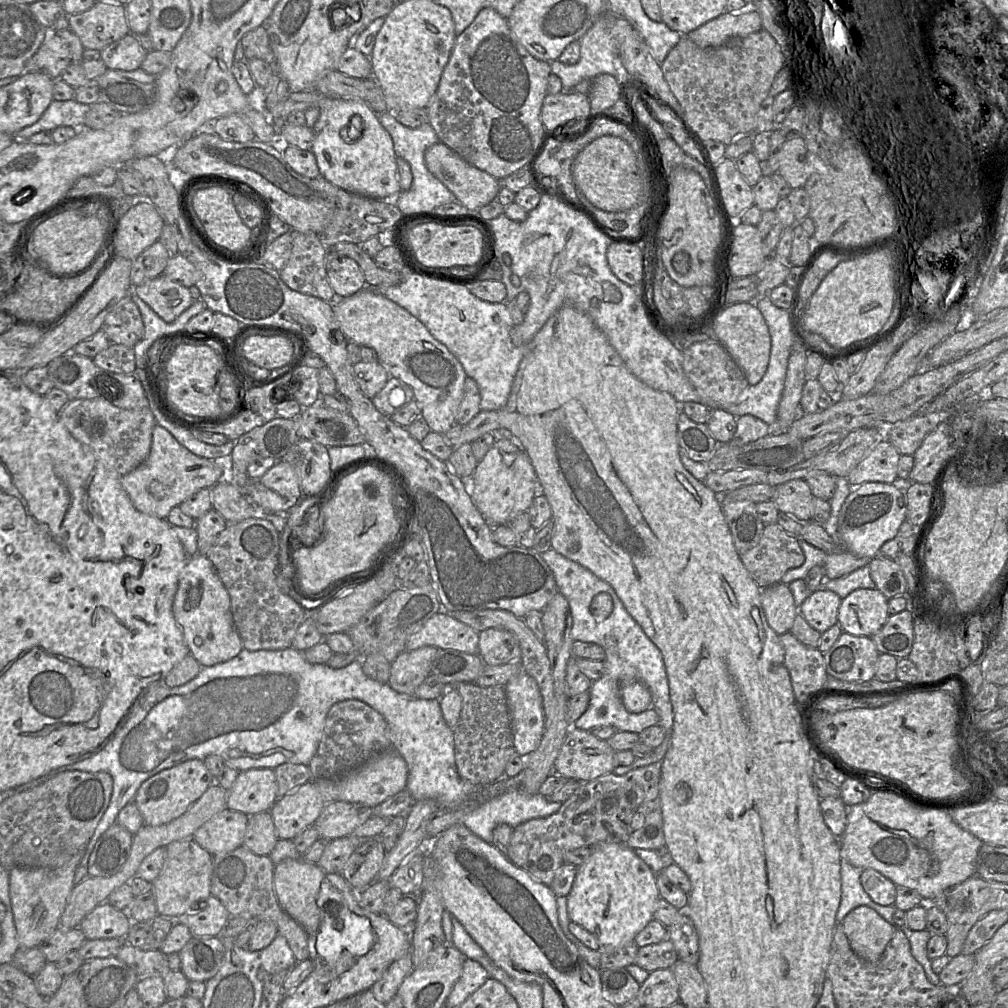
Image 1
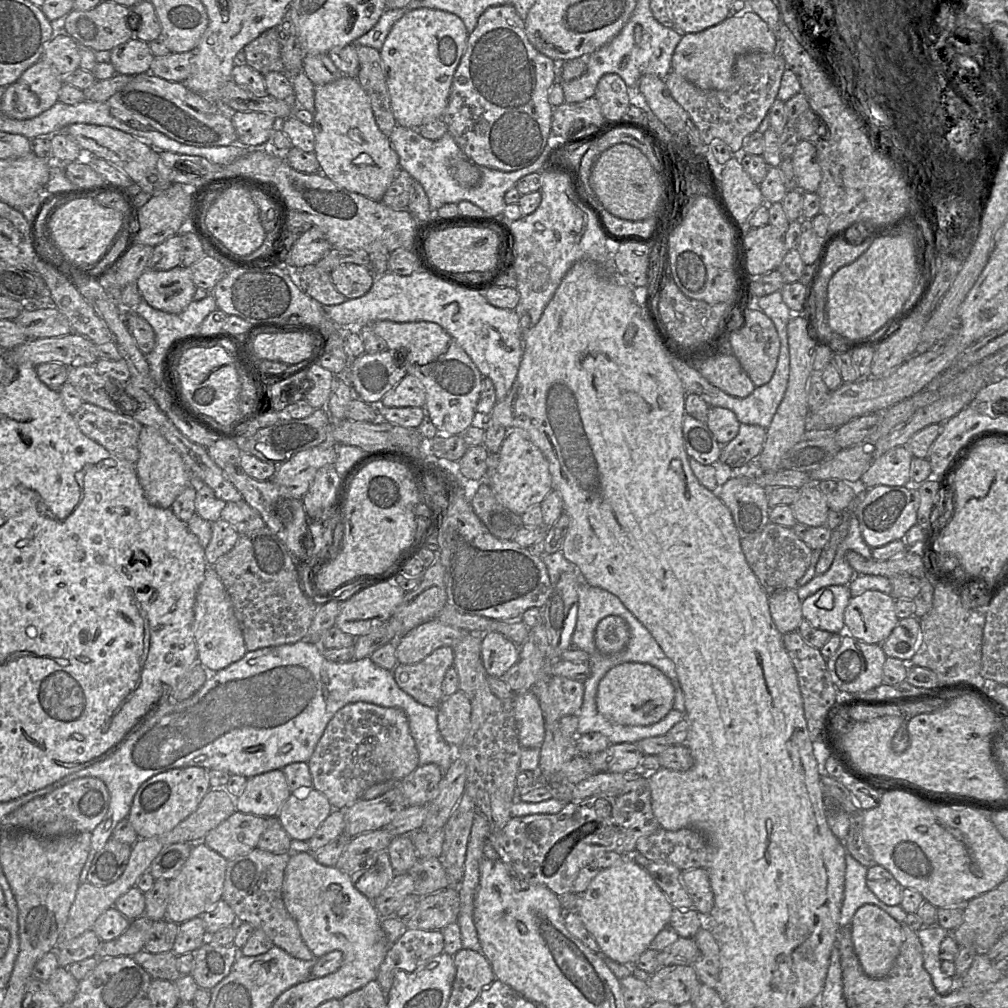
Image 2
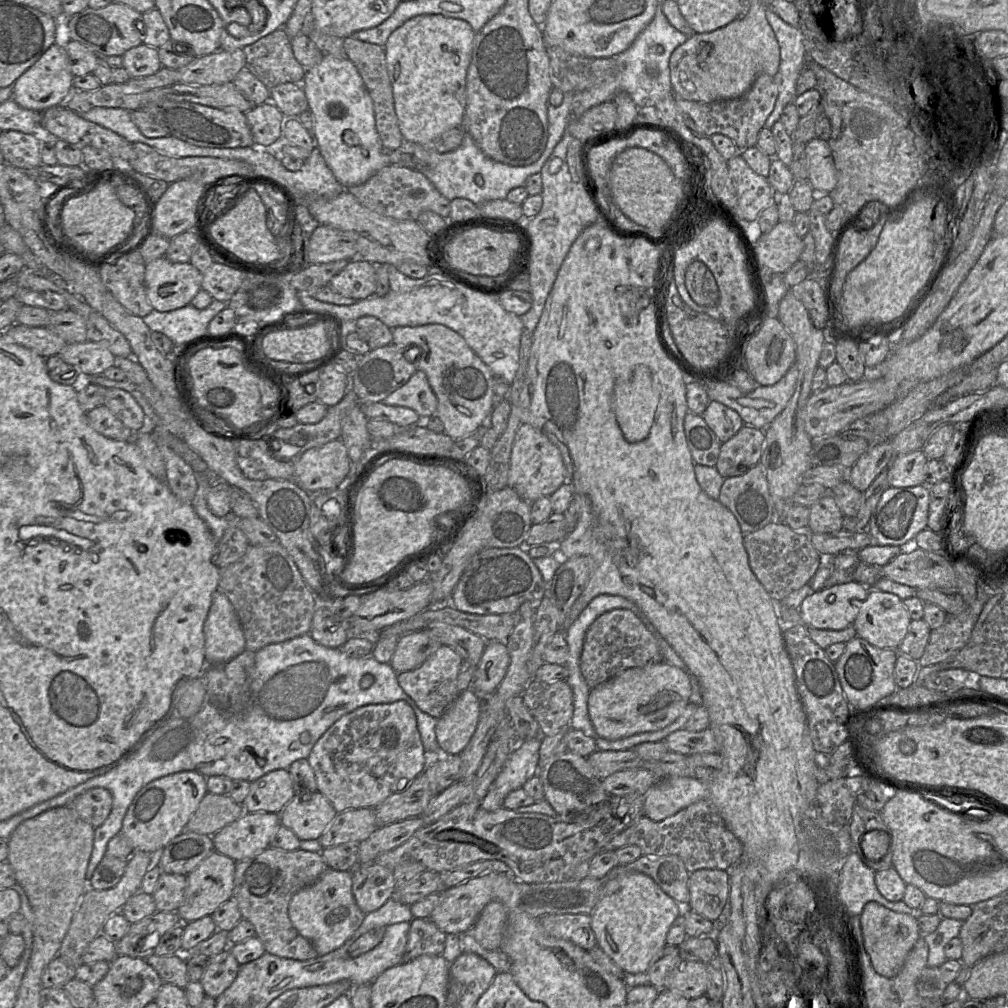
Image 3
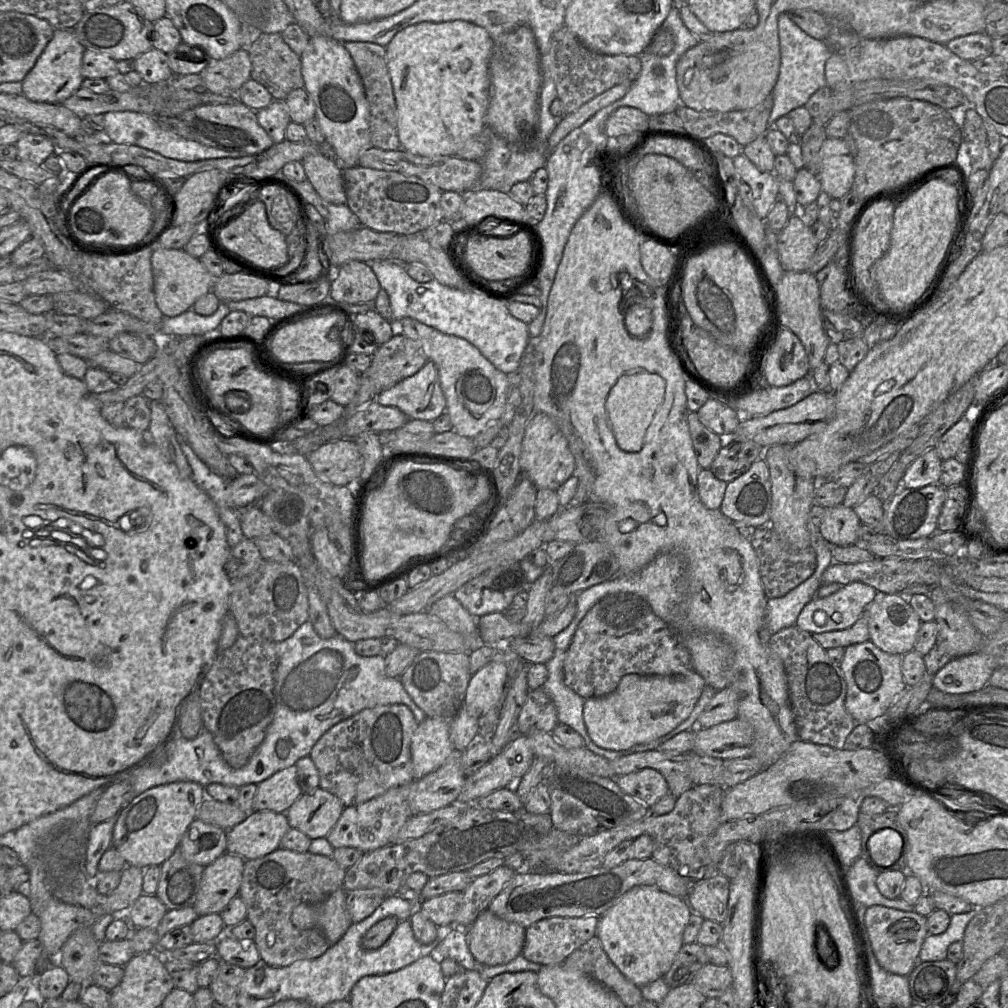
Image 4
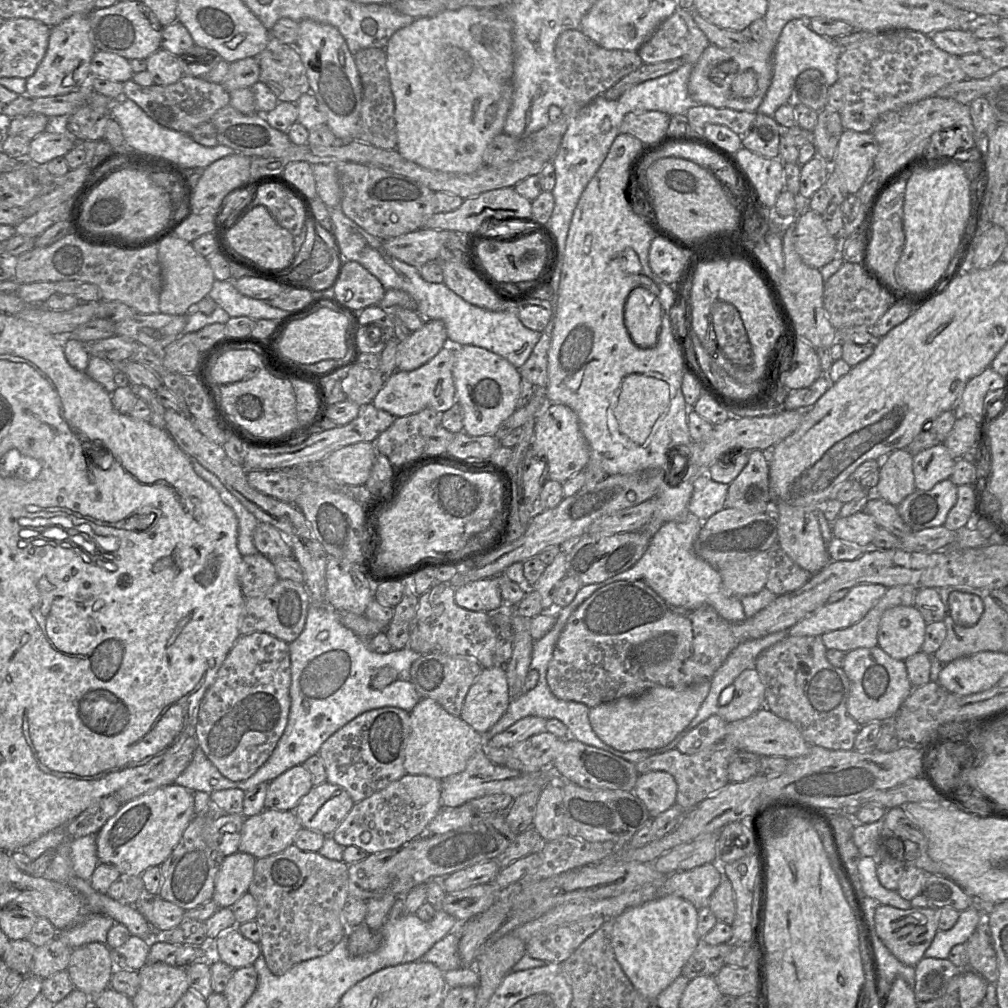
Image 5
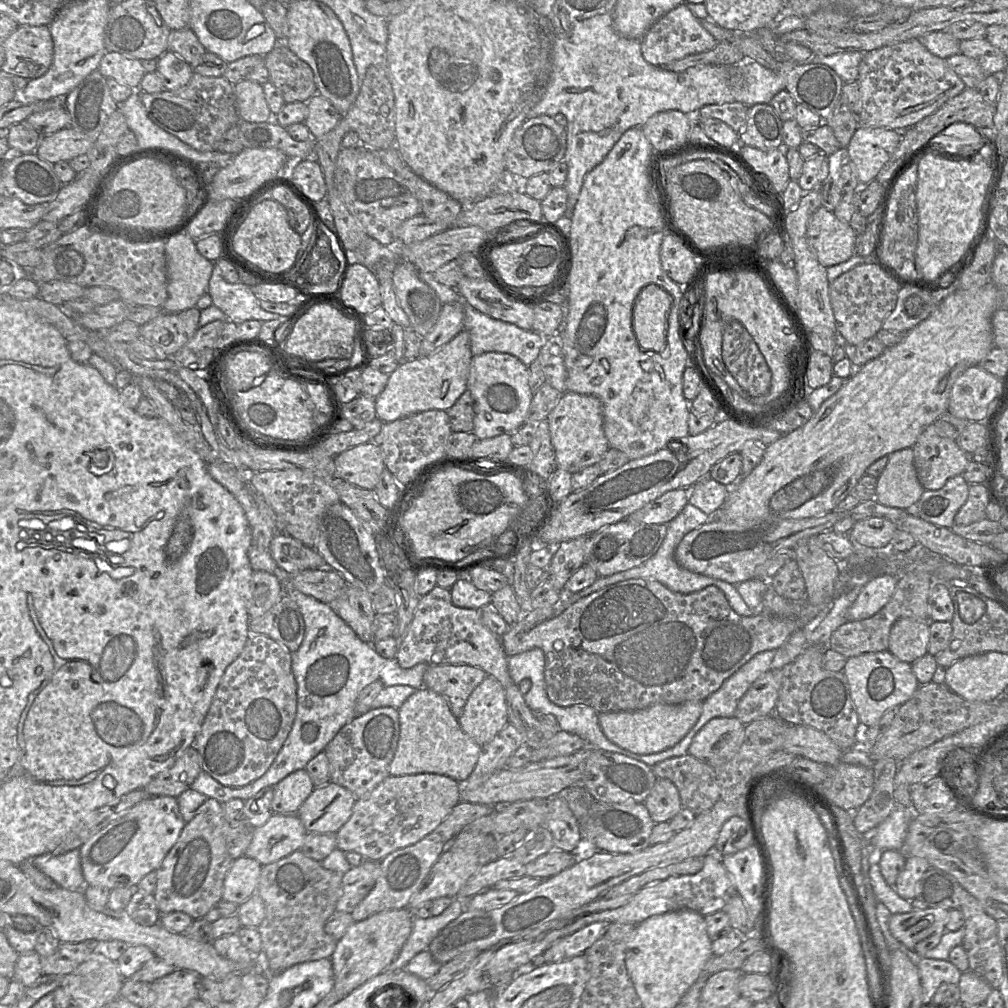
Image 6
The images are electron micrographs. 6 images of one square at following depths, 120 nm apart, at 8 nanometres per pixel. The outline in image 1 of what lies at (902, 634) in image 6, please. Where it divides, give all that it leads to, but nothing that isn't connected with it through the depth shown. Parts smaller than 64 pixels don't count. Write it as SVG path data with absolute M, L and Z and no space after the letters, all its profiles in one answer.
M857 589L843 598L838 610L842 632L871 637L886 624L888 600L878 589Z

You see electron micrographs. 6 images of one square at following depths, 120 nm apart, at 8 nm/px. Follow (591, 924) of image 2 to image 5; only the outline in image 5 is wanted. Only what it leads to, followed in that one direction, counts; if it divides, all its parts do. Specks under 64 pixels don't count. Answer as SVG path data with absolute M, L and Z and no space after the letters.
M668 895L668 896L664 896L649 902L646 902L640 906L637 907L632 907L629 908L627 910L625 910L623 913L621 913L619 916L617 916L614 919L607 919L607 920L613 920L613 930L612 930L612 947L613 947L613 951L614 951L614 955L616 957L616 960L618 961L619 965L621 966L623 972L625 973L625 975L628 977L628 979L630 980L630 982L632 983L632 985L643 995L645 996L647 999L649 999L652 1003L655 1001L655 999L658 997L658 995L665 990L676 978L678 978L681 975L681 971L683 966L685 965L685 963L688 961L688 959L691 957L691 955L694 953L694 951L696 950L696 948L698 947L698 945L701 942L701 939L697 937L696 934L696 930L697 930L697 925L698 925L698 909L689 901L678 897L678 896L674 896L674 895Z

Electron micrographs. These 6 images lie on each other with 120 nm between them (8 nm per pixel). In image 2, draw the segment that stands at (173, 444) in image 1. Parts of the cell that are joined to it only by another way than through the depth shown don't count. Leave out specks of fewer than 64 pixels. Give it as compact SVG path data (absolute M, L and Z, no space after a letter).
M142 426L138 441L139 458L136 473L148 502L156 507L171 508L176 497L191 485L199 485L186 468L176 448L152 426Z

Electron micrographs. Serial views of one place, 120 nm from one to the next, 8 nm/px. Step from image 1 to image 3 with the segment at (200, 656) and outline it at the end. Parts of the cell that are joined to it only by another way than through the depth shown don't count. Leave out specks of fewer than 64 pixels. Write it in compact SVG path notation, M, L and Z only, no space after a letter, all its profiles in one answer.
M217 590L204 623L207 665L225 663L246 649L240 620L229 599Z

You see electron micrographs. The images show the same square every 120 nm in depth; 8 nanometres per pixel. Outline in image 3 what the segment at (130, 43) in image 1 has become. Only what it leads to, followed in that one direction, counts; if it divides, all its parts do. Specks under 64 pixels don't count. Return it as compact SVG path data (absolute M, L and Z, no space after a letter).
M144 43L130 48L121 57L122 67L131 78L153 75L162 67L157 49Z

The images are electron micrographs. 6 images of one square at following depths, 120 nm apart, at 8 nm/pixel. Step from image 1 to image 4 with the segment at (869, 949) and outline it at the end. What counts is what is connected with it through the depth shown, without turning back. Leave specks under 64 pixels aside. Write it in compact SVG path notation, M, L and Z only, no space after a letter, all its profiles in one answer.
M881 905L866 909L865 927L874 956L879 965L886 971L909 976L919 962L919 953L925 938L928 936L927 918L916 912L905 912Z

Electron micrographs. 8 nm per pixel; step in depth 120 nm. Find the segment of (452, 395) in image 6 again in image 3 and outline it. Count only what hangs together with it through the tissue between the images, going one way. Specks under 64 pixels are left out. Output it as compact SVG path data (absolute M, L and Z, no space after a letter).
M417 370L401 387L383 401L386 405L403 406L414 410L420 417L429 417L437 410L437 397L429 385L426 374Z

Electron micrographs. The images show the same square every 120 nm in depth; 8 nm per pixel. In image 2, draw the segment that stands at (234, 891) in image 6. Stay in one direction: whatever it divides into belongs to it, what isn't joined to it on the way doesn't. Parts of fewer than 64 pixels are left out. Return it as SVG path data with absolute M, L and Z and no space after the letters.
M204 842L193 845L186 863L176 877L169 880L166 918L176 924L200 916L222 899L228 860L210 849Z

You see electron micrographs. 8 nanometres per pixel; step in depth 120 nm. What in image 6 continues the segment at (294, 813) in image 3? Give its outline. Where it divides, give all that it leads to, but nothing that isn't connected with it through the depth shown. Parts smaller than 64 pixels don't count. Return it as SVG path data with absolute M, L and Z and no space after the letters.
M329 782L315 787L297 815L307 832L336 834L352 815L356 801L349 790Z

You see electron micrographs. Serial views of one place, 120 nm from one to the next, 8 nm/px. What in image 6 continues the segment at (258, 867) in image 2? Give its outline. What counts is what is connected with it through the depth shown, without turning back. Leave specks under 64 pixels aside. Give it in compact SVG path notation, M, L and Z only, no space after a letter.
M301 850L262 865L257 894L264 901L266 913L257 929L272 971L282 972L298 963L331 957L338 940L324 931L324 925L336 911L342 877L342 873L325 869Z

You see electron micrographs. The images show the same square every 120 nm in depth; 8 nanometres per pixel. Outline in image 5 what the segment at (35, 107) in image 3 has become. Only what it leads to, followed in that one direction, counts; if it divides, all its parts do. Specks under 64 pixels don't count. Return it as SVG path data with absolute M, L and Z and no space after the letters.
M76 13L56 26L50 27L47 51L35 73L26 79L26 95L29 98L58 96L85 87L92 75L90 64L96 52L93 44L88 14Z

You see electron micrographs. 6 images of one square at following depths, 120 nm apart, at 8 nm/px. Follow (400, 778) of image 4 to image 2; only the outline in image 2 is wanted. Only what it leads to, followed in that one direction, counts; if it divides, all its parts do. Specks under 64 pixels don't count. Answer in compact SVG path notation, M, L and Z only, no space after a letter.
M355 702L342 707L329 721L307 764L311 773L313 788L322 793L334 809L340 810L361 799L363 793L374 784L386 781L398 783L419 766L419 755L410 733L408 718L402 709L382 707L366 702Z

